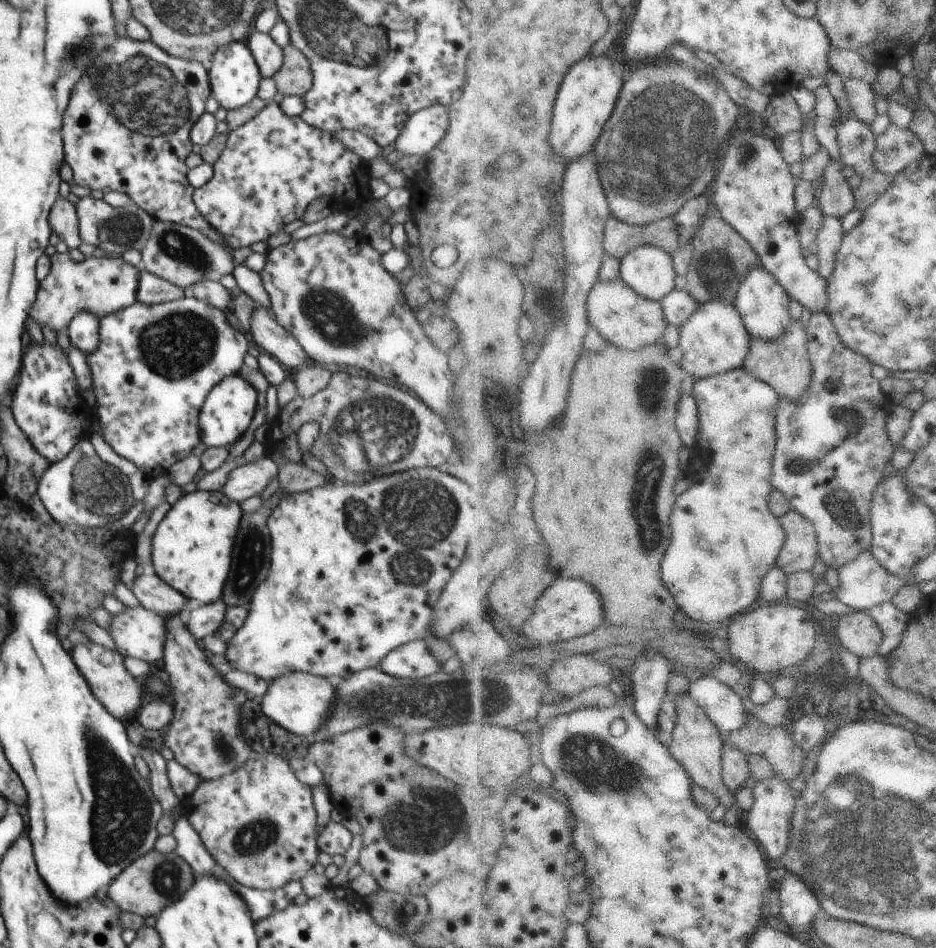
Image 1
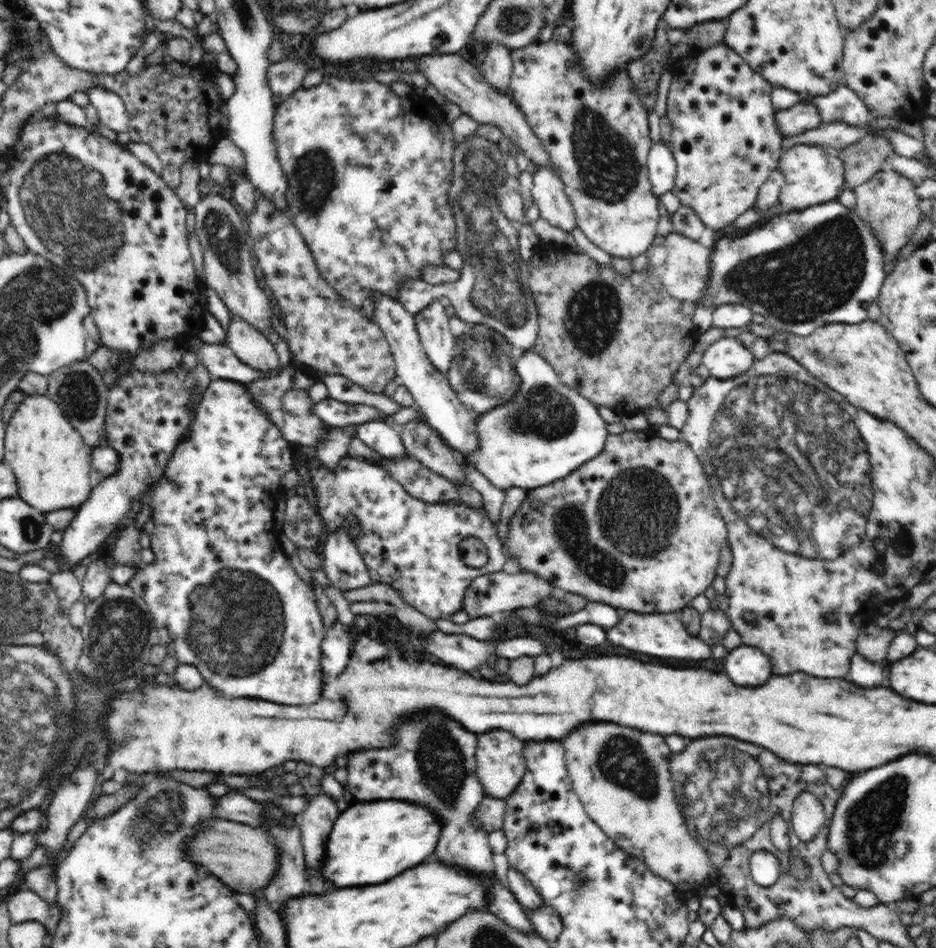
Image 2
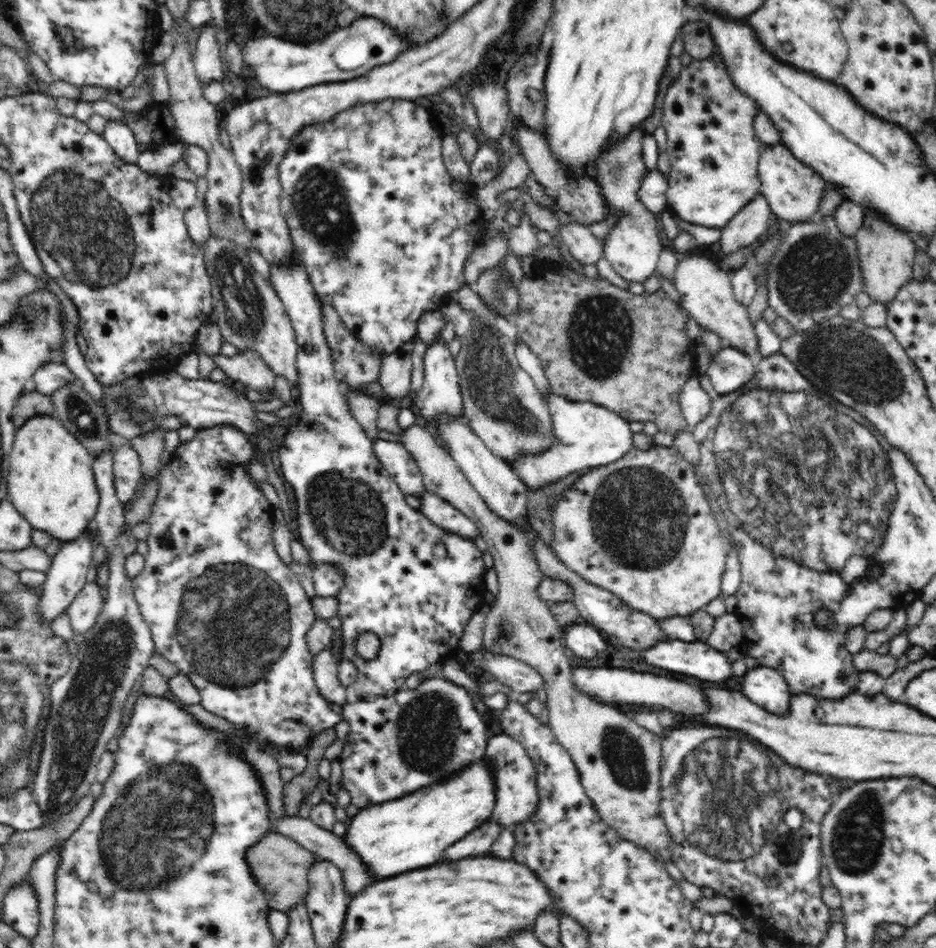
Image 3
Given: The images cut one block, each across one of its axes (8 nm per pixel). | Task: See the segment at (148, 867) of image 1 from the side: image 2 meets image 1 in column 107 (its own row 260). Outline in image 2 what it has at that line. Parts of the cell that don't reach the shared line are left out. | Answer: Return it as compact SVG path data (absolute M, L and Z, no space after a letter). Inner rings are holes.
M880 169L867 181L854 191L856 215L872 227L874 235L880 239L882 249L886 251L886 256L888 255L890 261L896 262L900 258L901 248L912 238L920 222L920 199L916 195L917 187L894 169L890 171Z

